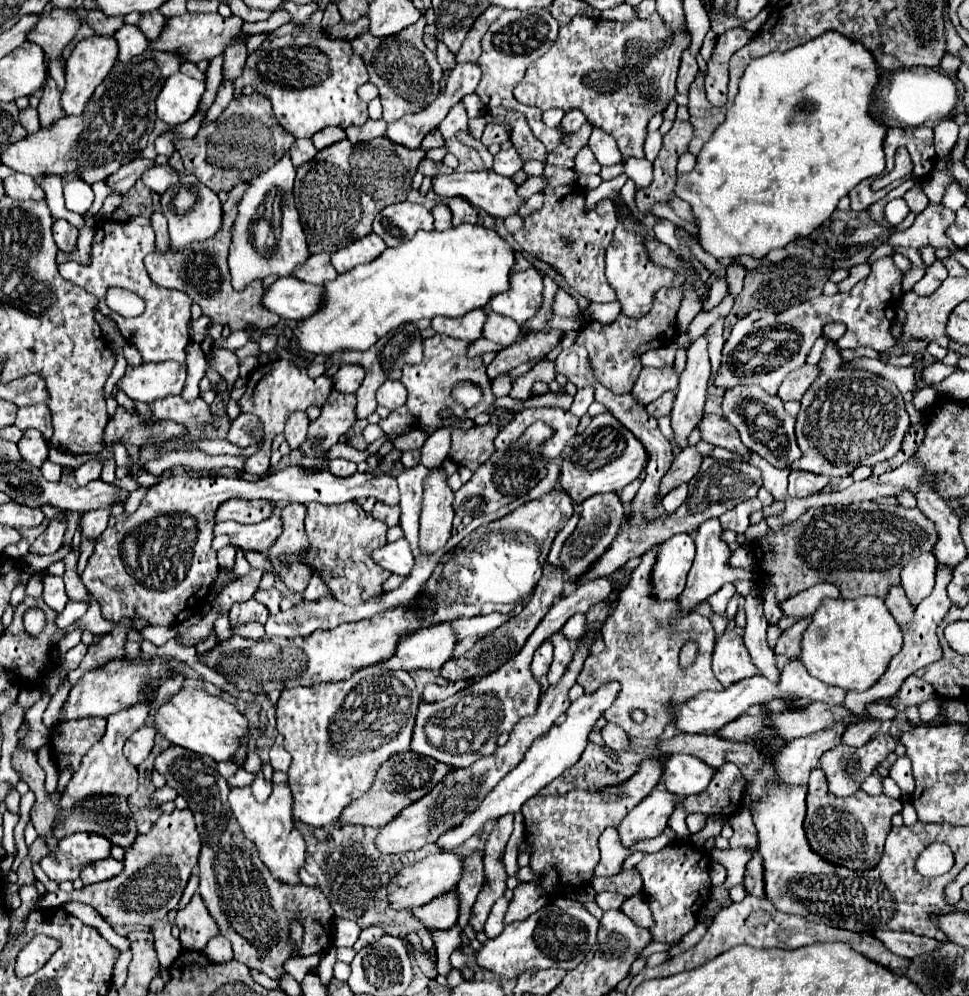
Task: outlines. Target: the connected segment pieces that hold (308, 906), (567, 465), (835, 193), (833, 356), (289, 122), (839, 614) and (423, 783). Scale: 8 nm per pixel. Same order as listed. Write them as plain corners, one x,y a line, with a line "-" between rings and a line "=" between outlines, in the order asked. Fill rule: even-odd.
171,746
157,756
155,770
189,802
189,810
195,816
203,844
197,864
199,894
221,934
231,942
235,960
279,980
285,974
285,960
297,954
325,954
329,946
333,946
333,908
319,888
281,882
267,870
259,858
257,846
243,836
241,826
229,810
229,786
219,774
217,762
213,762
213,758
201,758
181,746
-
293,920
303,924
301,946
289,942
289,926
=
603,412
595,416
591,424
583,430
583,434
575,436
565,448
557,488
569,494
573,504
581,504
593,494
619,492
623,486
639,478
645,464
647,454
641,442
637,442
631,430
625,430
625,426
617,422
617,418
613,418
609,412
=
825,32
823,36
809,40
789,52
771,52
767,56
751,60
747,66
741,82
739,82
739,94
735,96
735,102
731,110
725,116
725,122
717,126
713,138
703,146
703,150
697,156
697,164
689,174
677,176
675,184
675,196
685,200
693,216
697,220
697,238
705,252
715,256
717,260
723,258
735,258
735,256
753,256
757,260
765,258
775,248
785,248
787,244
795,242
797,238
809,238
813,230
817,230
837,208
837,202
849,194
853,186
857,186
861,180
869,176
879,176
885,170
885,156
881,150
881,142
885,138
885,126
869,116
869,102
873,88
877,84
877,66
873,62
873,56
869,56
869,50
863,46
857,46
857,42
849,42
849,38
841,38
841,34
=
829,340
819,360
819,376
801,398
795,430
803,458
793,468
833,478
849,476
861,464
875,466
895,456
907,428
909,416
897,386
873,372
845,368
837,344
=
283,2
281,8
289,12
291,22
297,24
297,28
283,38
269,34
267,40
253,54
249,54
243,72
235,80
239,92
245,84
263,86
263,96
267,98
277,92
277,99
273,99
274,115
281,128
295,138
311,138
327,126
347,128
367,122
367,104
357,96
357,88
369,80
365,62
353,52
349,40
329,38
319,26
309,22
315,6
317,4
303,6
=
861,596
855,600
823,598
801,638
801,662
807,672
831,686
867,690
881,678
893,654
901,648
901,630
881,598
=
405,750
401,754
393,754
389,760
385,760
379,770
377,776
371,784
371,788
357,798
357,802
351,802
339,816
341,824
353,824
353,826
371,826
371,828
381,828
387,822
393,820
395,814
399,814
405,806
417,802
425,792
429,792
429,788
433,788
437,782
441,782
441,778
445,778
445,774
451,768
429,758
429,756
421,756
415,754
411,750

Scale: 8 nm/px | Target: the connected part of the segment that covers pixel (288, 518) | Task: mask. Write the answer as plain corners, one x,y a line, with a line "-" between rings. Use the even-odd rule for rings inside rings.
297,502
285,506
285,510
281,510
283,532
265,554
279,580
293,594
303,594
313,576
313,568
303,558
303,552
309,550
309,540
303,530
303,518
305,506

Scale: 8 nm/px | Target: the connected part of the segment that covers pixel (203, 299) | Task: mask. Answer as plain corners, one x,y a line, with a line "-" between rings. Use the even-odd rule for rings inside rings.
247,184
235,186
229,192
227,202
223,202
223,222
221,222
221,228
219,228
219,232
213,238
209,238
205,242
193,242
193,244
185,246
179,252
175,252
173,248
167,248
167,252
157,252
155,250
155,252
145,256
145,266
147,266
149,276
153,278
153,282
157,282
163,288
173,288
173,290
185,292
195,304
201,306
203,314
209,316
211,322
229,326
231,332
253,328
257,334
261,334
263,330
273,328
279,322
277,314
265,312
265,308
259,302
259,298
263,294
263,284
261,284
261,280
253,280
245,290
237,292
231,286
229,266
227,266
229,234
231,234
233,218
237,216
237,202
241,200
241,194
245,192
245,186

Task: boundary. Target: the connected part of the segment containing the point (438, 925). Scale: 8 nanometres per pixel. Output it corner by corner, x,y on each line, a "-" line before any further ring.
457,888
433,898
429,904
419,906
413,910
413,918
419,920
421,926
425,926
427,930
449,930
451,926
455,926
457,918
459,918
459,892

